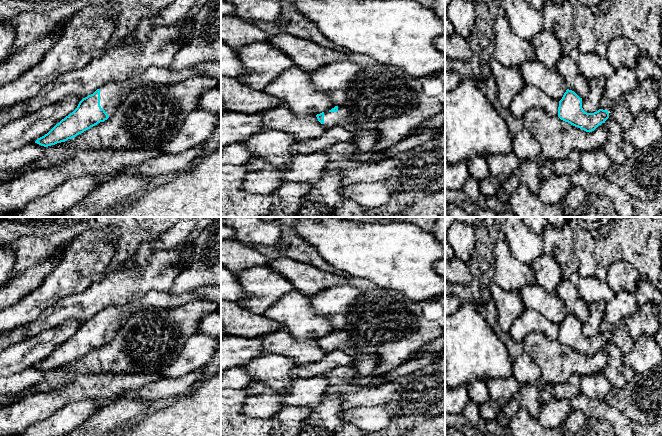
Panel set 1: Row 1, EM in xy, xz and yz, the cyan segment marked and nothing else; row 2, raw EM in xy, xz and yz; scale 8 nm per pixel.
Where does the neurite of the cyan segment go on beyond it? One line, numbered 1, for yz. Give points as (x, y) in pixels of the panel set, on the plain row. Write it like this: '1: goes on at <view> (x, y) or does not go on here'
1: does not go on here

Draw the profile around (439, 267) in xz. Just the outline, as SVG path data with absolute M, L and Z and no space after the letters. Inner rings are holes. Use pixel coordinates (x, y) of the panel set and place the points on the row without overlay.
M445 258L440 259L434 264L434 270L439 276L445 278Z

